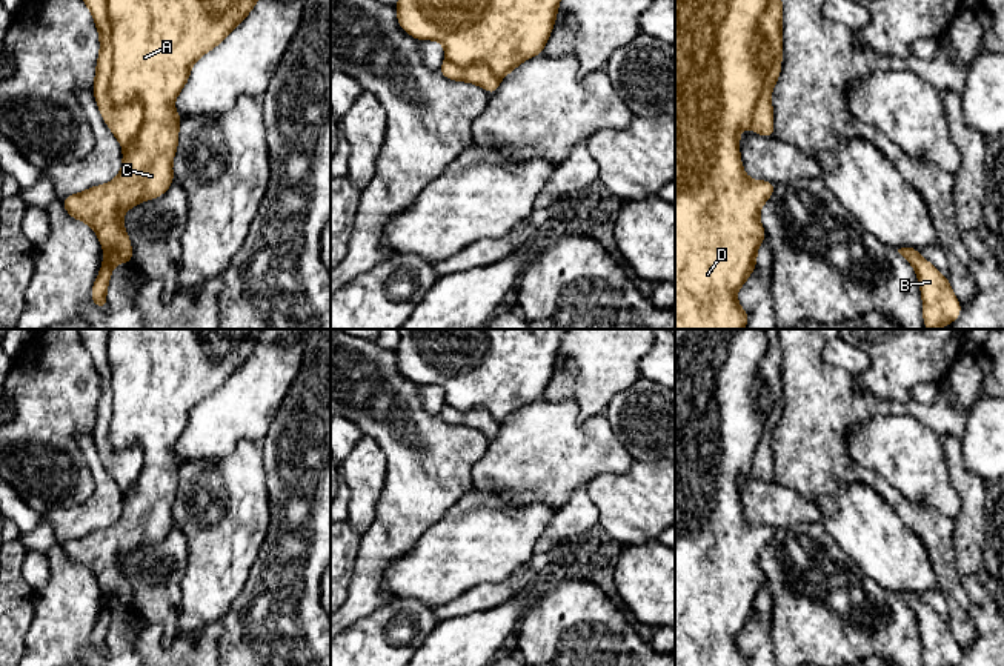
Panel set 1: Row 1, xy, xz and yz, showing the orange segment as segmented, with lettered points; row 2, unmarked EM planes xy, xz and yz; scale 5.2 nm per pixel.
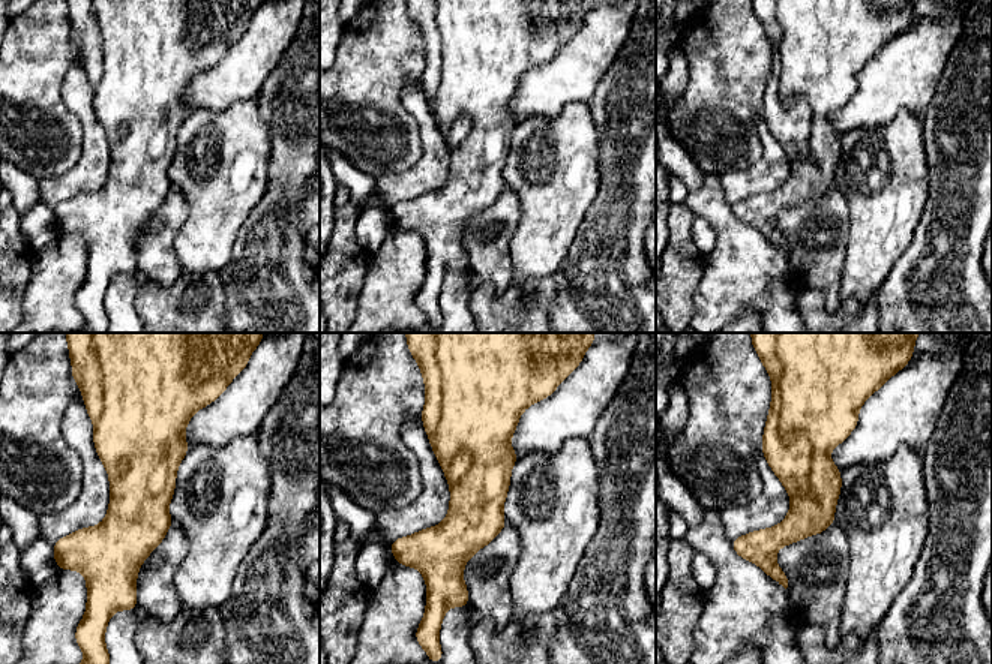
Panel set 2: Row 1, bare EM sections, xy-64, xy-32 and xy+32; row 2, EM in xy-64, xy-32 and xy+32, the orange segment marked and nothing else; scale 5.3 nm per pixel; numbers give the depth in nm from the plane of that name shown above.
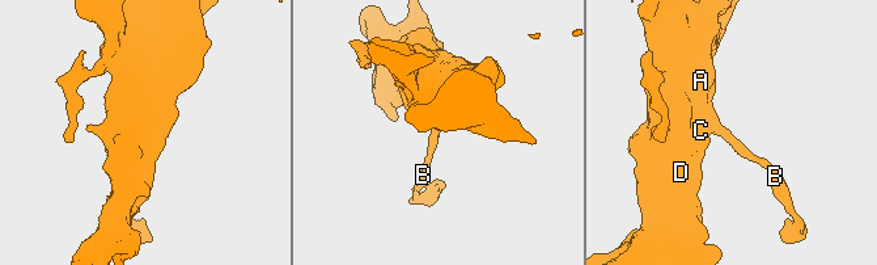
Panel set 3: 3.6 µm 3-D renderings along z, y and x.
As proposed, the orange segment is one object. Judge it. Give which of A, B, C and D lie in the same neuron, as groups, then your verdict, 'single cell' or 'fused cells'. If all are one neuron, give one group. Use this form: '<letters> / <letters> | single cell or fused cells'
A B C D | single cell

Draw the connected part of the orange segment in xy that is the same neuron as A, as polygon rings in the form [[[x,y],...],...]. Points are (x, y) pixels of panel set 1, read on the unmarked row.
[[[78,329],[78,334],[100,380],[100,400],[92,435],[103,465],[123,491],[123,509],[111,528],[68,540],[62,543],[62,548],[72,563],[88,568],[95,575],[105,594],[91,643],[97,652],[108,654],[106,635],[112,612],[117,608],[132,606],[132,591],[123,569],[123,557],[143,544],[163,540],[174,528],[172,504],[183,465],[175,457],[174,446],[188,428],[192,409],[218,391],[248,361],[261,343],[263,329]]]

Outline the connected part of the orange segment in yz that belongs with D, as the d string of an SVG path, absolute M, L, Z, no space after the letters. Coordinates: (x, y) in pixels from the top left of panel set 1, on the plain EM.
M687 329L675 348L675 666L747 666L749 660L736 646L736 635L756 612L756 595L766 583L760 554L775 535L775 528L756 526L744 518L740 503L740 475L749 471L755 478L773 483L772 434L781 418L783 349L780 329Z

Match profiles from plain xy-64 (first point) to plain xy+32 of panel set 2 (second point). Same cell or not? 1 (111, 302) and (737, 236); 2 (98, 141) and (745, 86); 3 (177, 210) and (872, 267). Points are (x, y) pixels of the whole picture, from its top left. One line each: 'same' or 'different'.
1: same
2: different
3: different

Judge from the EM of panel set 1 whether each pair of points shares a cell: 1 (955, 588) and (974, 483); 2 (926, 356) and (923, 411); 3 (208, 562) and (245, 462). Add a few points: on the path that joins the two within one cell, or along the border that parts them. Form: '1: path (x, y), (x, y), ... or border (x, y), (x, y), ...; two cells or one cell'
1: border (954, 531), (957, 566), (963, 574); two cells
2: border (878, 396), (903, 402), (909, 406), (914, 403); two cells
3: path (223, 537), (225, 520), (232, 508), (234, 486); one cell

